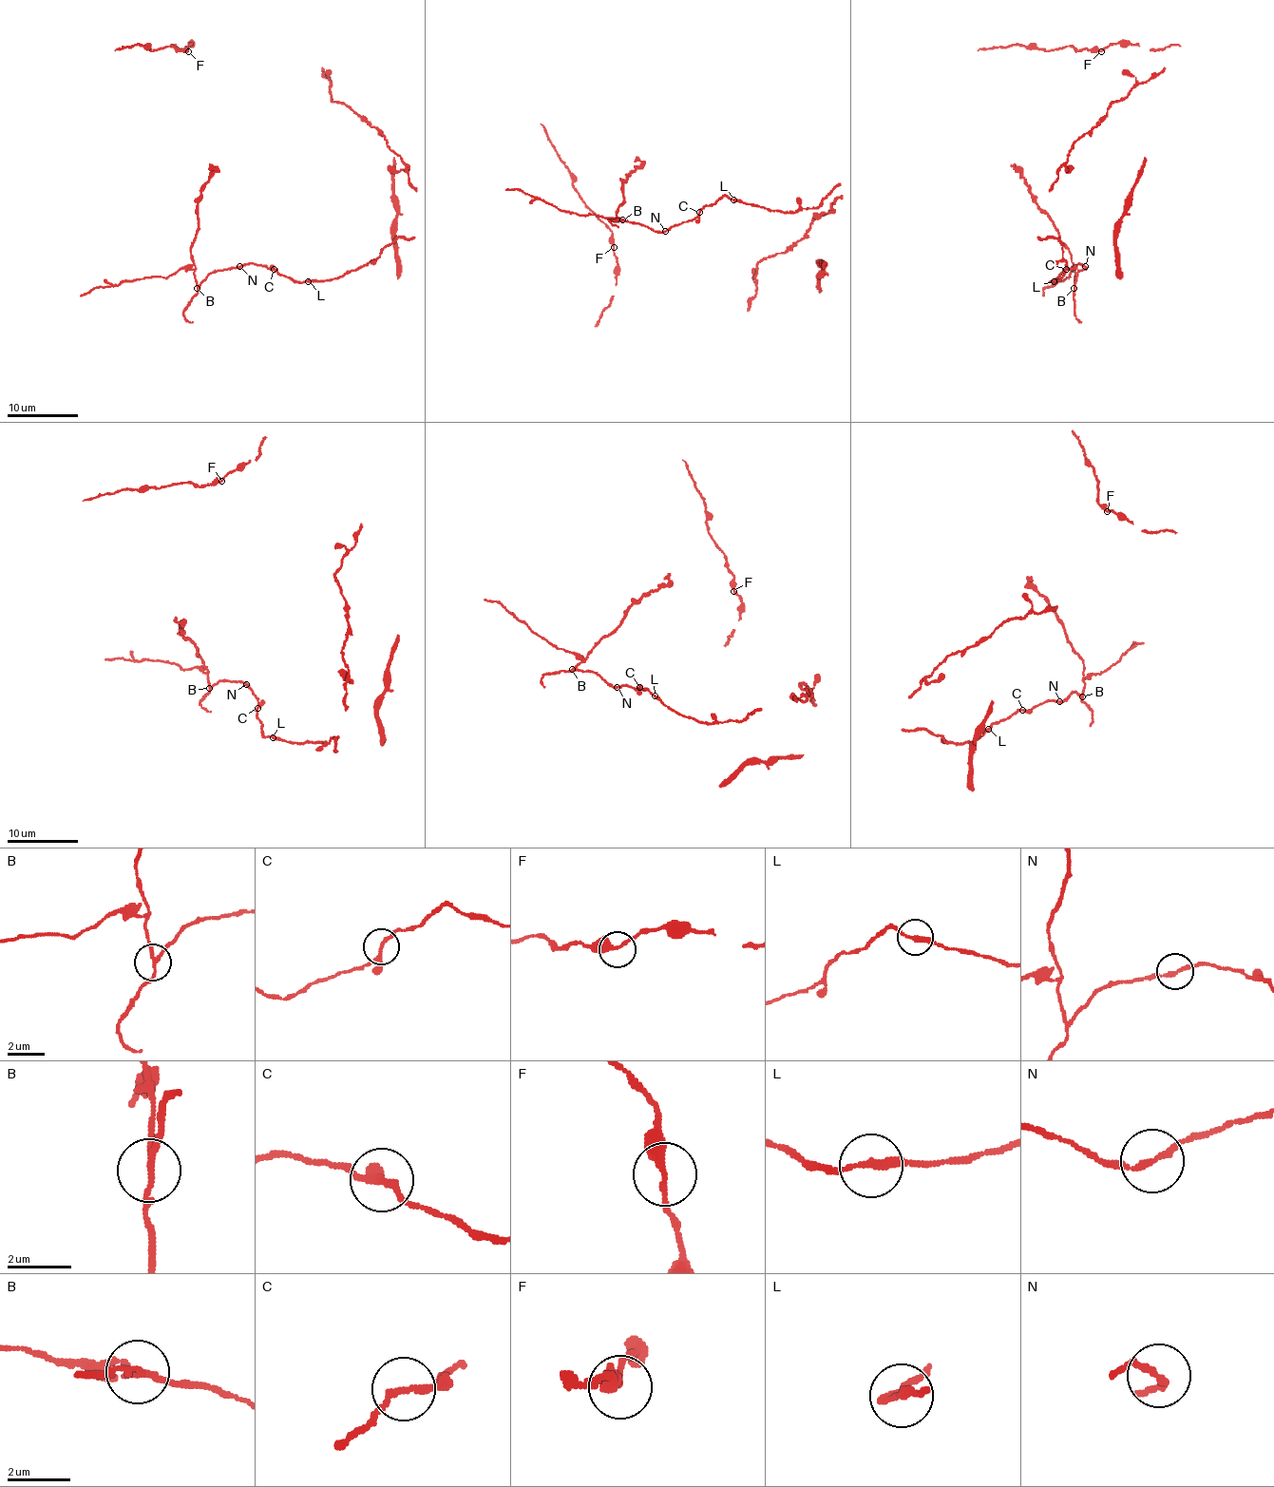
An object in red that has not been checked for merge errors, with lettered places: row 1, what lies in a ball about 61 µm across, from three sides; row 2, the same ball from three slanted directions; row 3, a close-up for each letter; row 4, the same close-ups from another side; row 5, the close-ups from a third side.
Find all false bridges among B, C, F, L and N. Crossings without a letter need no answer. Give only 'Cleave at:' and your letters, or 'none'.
Cleave at: B

